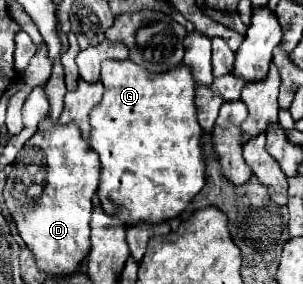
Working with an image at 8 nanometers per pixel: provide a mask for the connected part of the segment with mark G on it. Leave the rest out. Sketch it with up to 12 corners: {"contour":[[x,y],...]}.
{"contour":[[105,60],[89,144],[123,224],[205,186],[189,66]]}

